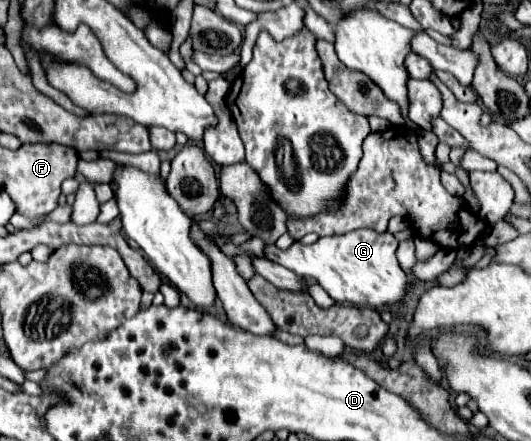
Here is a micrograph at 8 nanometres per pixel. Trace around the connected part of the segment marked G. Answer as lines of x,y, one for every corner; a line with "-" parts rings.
357,229
339,237
321,237
313,245
295,241
289,249
281,251
275,245
267,245
263,257
275,261
305,279
315,279
335,303
351,303
357,307
383,307
399,303
405,295
407,277
397,263
395,249
399,241
391,233
377,233
373,229

